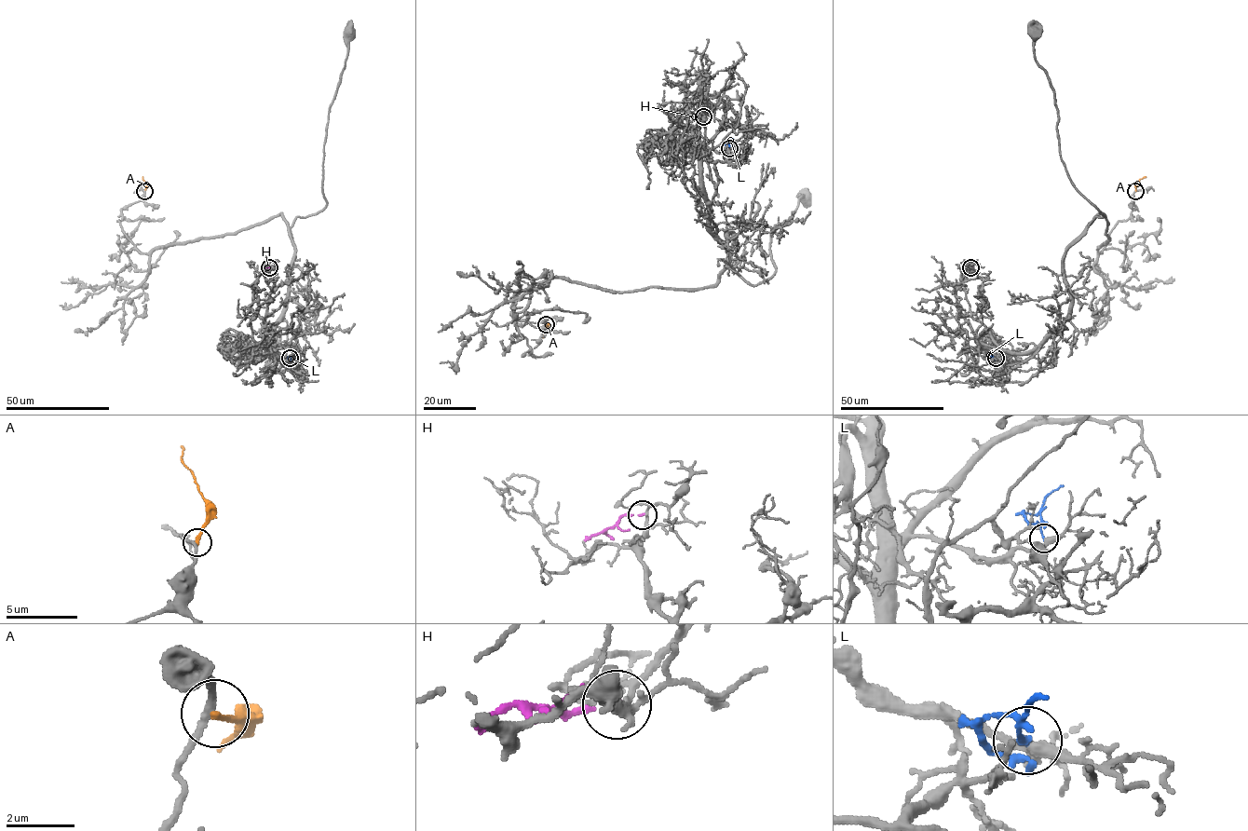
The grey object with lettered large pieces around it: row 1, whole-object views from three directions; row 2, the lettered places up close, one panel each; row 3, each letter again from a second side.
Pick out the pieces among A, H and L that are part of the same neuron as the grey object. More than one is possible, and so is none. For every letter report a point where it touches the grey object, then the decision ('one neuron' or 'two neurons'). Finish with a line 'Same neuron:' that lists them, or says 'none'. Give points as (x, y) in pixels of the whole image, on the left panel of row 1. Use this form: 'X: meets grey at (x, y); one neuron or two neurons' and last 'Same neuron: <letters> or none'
A: meets grey at (144, 191); two neurons
H: meets grey at (269, 267); two neurons
L: meets grey at (290, 358); one neuron
Same neuron: L

